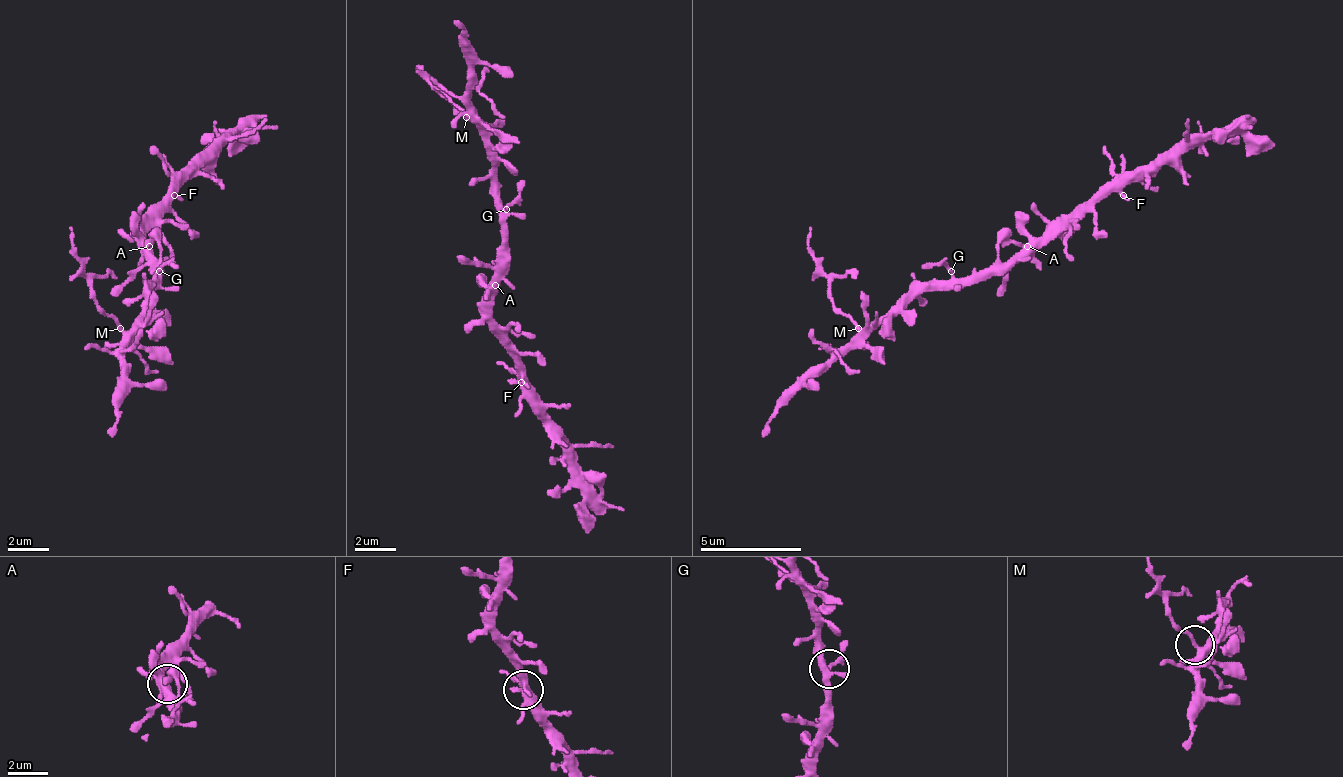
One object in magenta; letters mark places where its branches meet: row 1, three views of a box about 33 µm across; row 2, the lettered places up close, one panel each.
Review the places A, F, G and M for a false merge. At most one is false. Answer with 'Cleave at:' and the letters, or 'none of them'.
Cleave at: M

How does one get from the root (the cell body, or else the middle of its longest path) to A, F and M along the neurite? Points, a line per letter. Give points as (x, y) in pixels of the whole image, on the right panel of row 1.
A: (1012, 256), (1017, 256), (1027, 246)
F: (1012, 256), (1032, 256), (1062, 231), (1067, 231), (1098, 200), (1103, 200), (1113, 190), (1123, 195)
M: (1012, 256), (971, 277), (951, 277), (946, 282), (920, 282), (910, 287), (880, 317), (860, 327)

